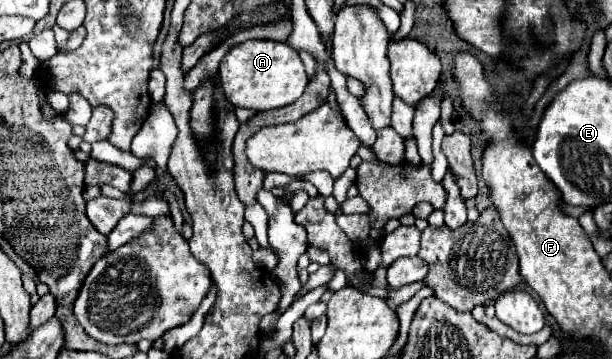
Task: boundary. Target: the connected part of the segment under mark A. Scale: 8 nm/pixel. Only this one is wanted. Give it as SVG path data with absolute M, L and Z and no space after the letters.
M247 40L233 46L221 60L219 78L225 98L235 108L253 108L257 112L293 104L309 82L299 52L289 44L275 40Z

